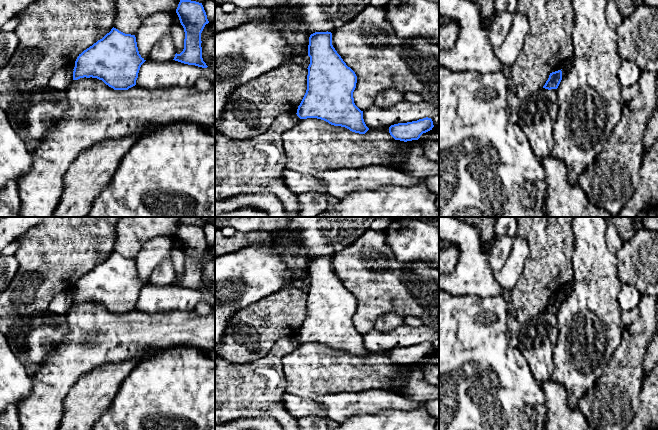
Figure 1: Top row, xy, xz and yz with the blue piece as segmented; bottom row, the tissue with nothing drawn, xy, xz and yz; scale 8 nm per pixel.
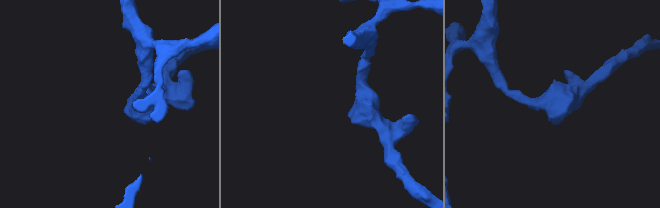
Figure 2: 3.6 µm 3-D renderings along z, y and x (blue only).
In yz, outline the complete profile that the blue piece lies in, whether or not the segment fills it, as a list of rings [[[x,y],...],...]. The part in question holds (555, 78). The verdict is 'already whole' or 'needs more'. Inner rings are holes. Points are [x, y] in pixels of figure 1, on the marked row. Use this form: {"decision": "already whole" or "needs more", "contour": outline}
{"decision": "already whole", "contour": [[[558,70],[555,72],[550,73],[548,80],[546,81],[543,88],[551,90],[551,89],[557,89],[560,82],[562,80],[562,71]]]}

